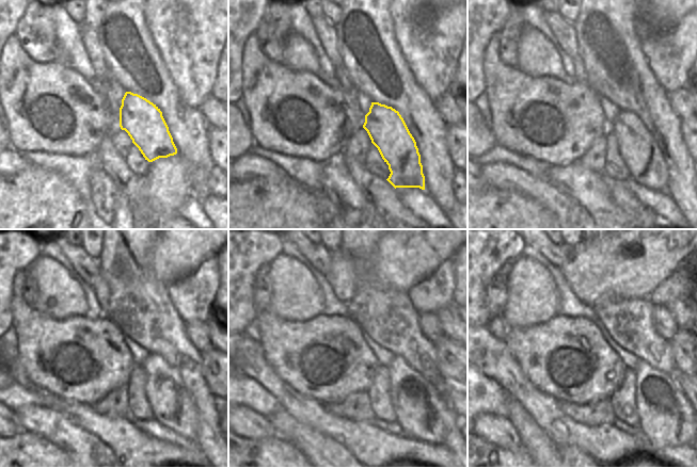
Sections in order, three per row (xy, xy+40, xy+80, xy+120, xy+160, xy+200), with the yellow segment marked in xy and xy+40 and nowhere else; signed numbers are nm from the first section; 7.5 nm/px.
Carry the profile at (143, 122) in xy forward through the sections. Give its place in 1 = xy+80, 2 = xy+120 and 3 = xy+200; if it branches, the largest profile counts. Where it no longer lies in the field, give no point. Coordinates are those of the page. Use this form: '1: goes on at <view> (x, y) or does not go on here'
1: goes on at xy+80 (637, 148)
2: goes on at xy+120 (173, 406)
3: goes on at xy+200 (666, 417)

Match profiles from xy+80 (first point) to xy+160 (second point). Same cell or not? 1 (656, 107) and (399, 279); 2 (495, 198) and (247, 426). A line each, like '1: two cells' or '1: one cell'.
1: two cells
2: two cells

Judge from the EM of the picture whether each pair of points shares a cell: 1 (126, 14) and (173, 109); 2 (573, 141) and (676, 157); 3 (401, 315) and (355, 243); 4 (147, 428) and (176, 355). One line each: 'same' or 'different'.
1: same
2: different
3: same
4: different

